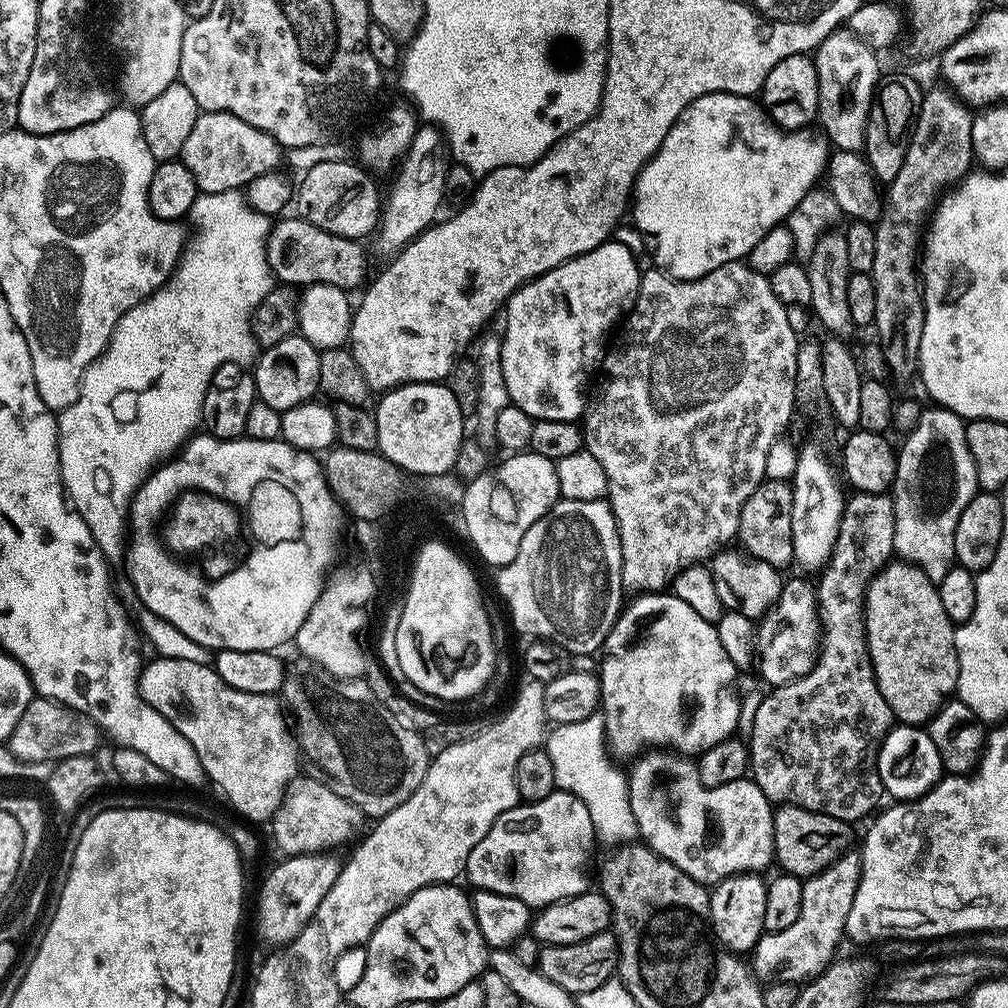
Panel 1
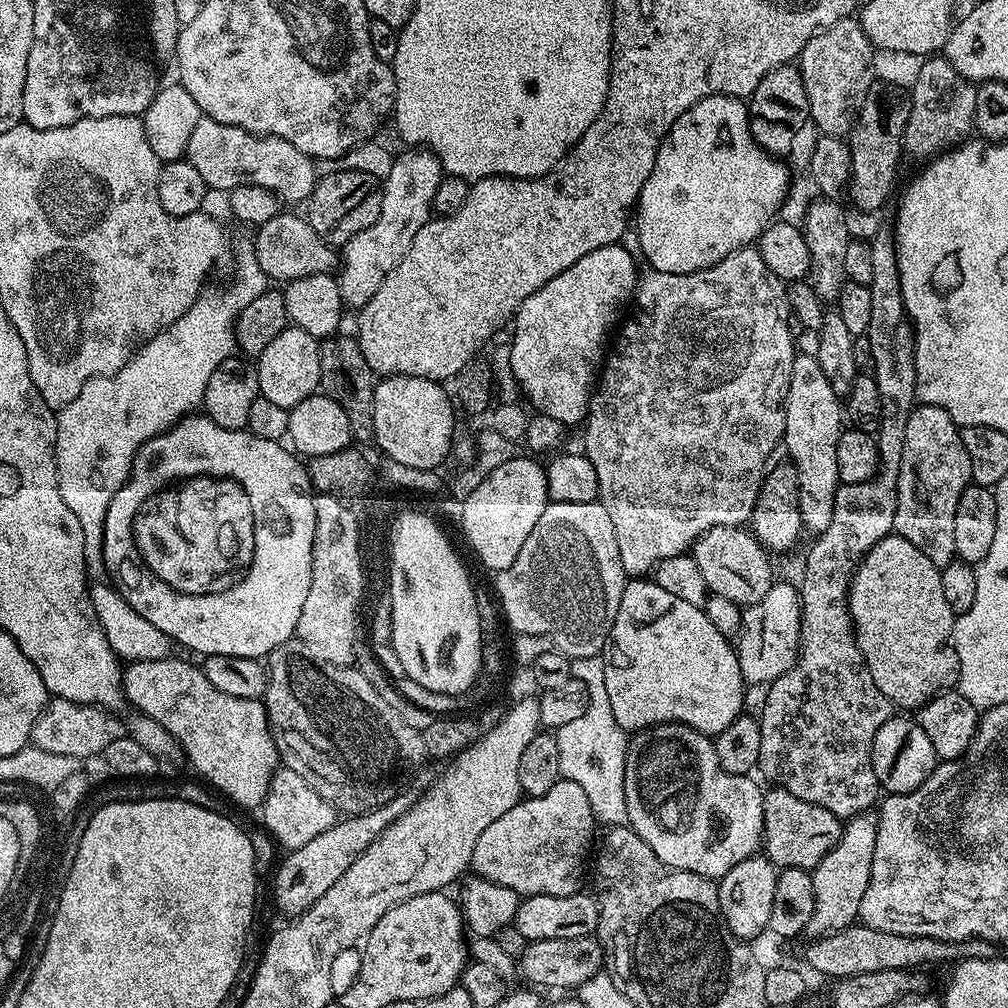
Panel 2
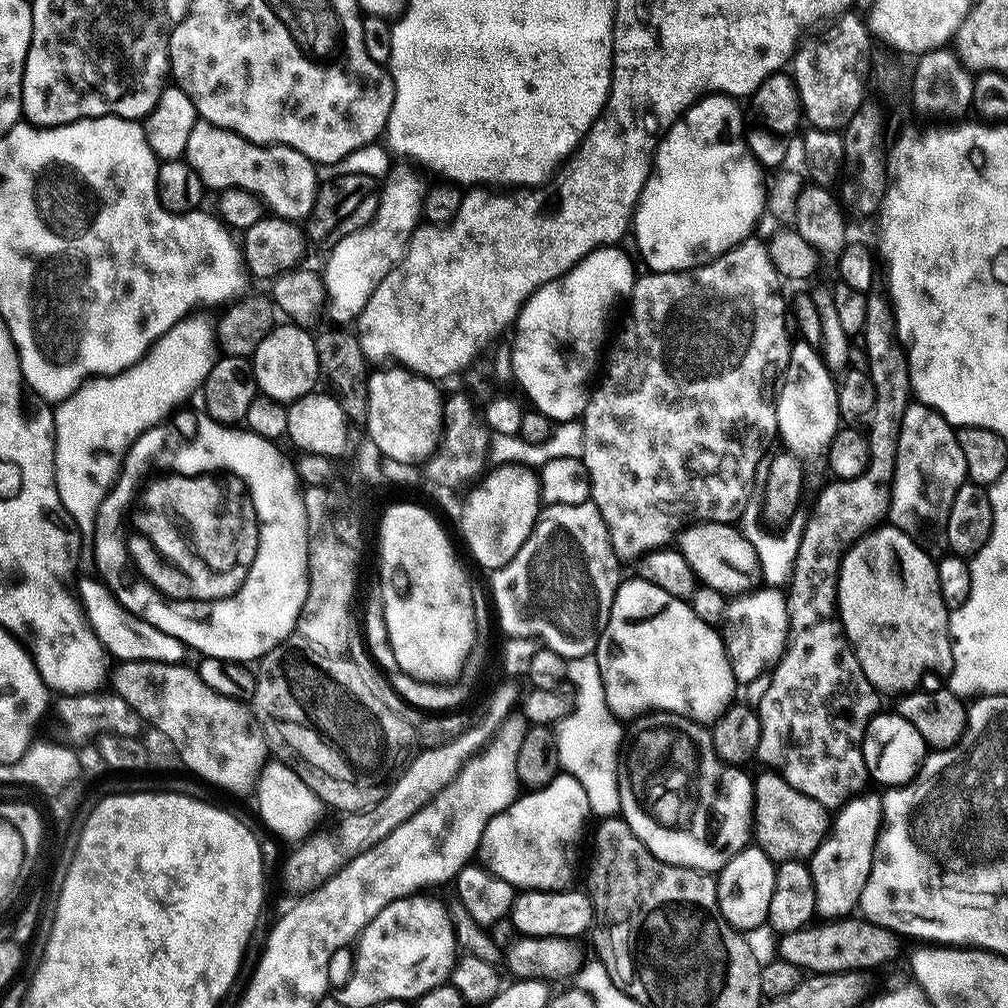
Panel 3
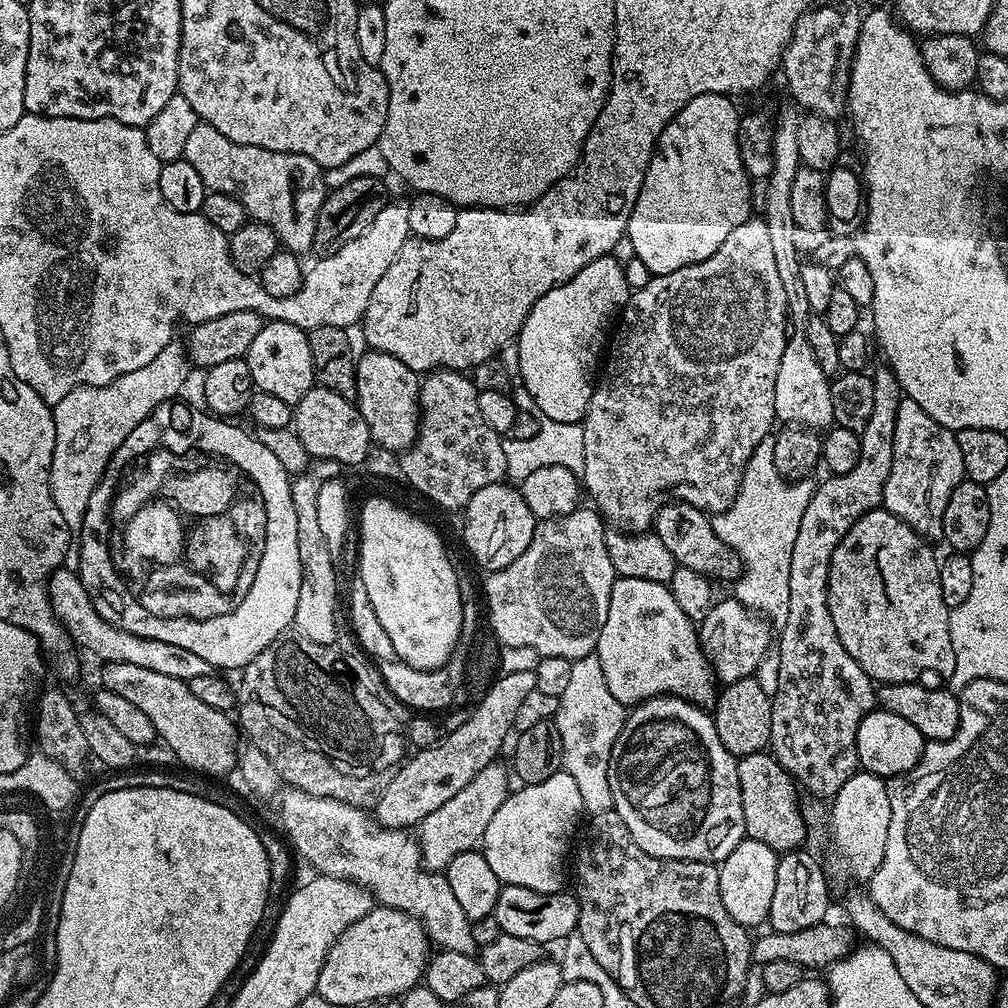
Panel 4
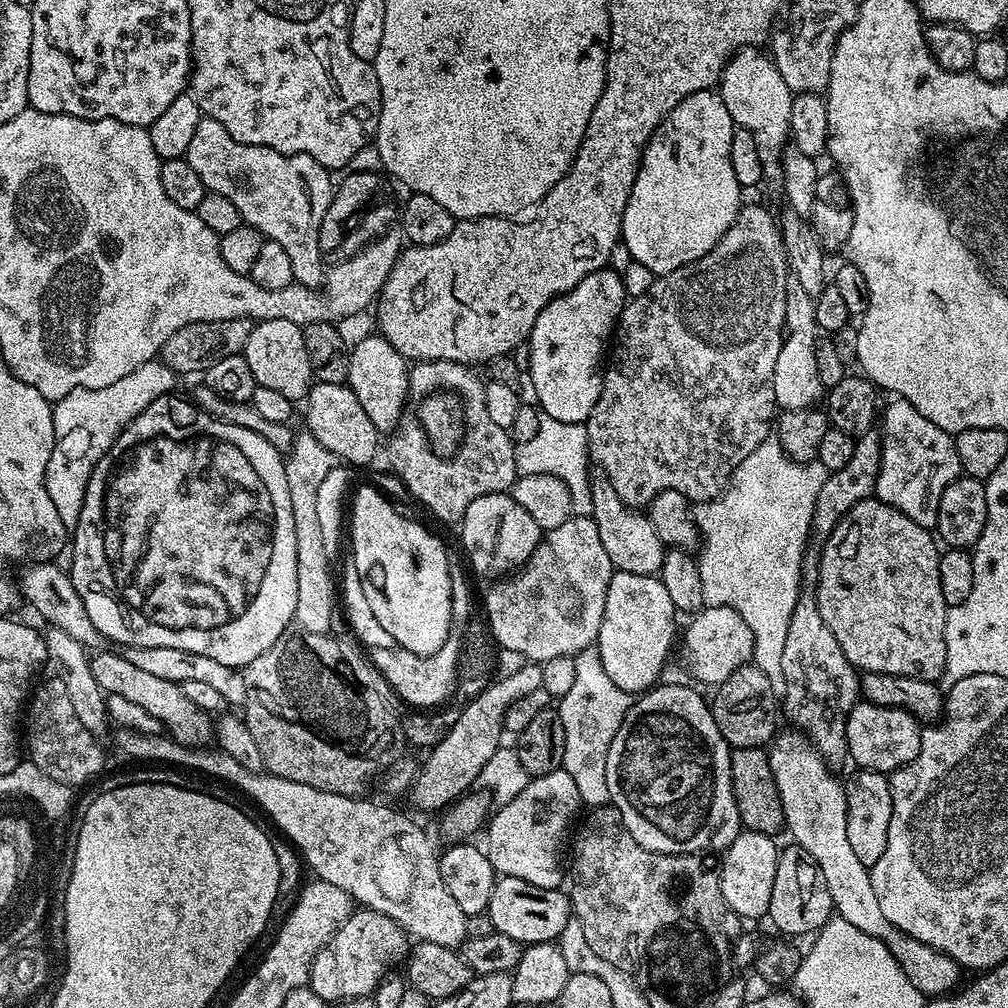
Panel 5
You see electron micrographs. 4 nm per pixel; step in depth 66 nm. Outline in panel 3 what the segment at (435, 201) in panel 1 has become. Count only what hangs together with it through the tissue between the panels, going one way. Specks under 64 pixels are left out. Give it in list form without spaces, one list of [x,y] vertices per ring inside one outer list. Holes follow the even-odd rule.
[[[408,168],[391,169],[390,175],[383,181],[380,189],[380,205],[374,214],[374,218],[365,228],[354,230],[354,234],[346,234],[342,242],[335,244],[327,253],[328,261],[322,267],[322,281],[324,284],[324,295],[326,297],[326,309],[332,315],[331,323],[336,326],[348,326],[357,320],[366,306],[370,302],[370,294],[378,290],[378,282],[394,270],[394,266],[404,257],[404,252],[408,248],[410,238],[422,220],[421,206],[424,201],[426,184],[423,184],[414,173]]]

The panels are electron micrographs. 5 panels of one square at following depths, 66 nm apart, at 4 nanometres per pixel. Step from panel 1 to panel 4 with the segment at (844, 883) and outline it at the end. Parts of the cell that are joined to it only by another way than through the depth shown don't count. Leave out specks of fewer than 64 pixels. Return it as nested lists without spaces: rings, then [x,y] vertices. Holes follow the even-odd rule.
[[[857,770],[853,776],[846,778],[842,790],[838,790],[838,794],[831,797],[830,804],[832,804],[832,836],[836,839],[837,850],[844,855],[854,879],[861,882],[871,880],[878,866],[882,866],[882,854],[886,854],[886,834],[890,834],[890,794],[885,777]]]

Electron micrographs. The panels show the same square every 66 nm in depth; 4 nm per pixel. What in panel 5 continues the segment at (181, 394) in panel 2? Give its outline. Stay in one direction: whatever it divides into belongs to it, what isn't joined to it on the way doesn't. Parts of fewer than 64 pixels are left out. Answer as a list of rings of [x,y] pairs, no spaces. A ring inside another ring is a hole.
[[[159,359],[148,360],[138,366],[138,370],[126,374],[126,378],[118,378],[114,386],[70,390],[70,394],[55,401],[52,417],[56,445],[46,466],[44,481],[50,502],[54,502],[54,507],[58,510],[58,518],[62,518],[69,530],[75,529],[82,514],[82,502],[92,467],[102,458],[102,454],[106,454],[106,450],[110,450],[116,436],[134,417],[142,414],[150,402],[169,395],[175,389],[172,388],[176,384],[175,379],[177,377],[172,369],[167,368]]]

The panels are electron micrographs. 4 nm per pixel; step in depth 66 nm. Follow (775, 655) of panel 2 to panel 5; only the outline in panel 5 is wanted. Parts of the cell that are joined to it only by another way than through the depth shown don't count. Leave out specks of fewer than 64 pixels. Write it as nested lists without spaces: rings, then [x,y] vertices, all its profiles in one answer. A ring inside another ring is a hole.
[[[703,607],[691,617],[688,629],[683,629],[684,664],[688,672],[696,680],[704,684],[717,686],[726,682],[739,667],[752,660],[754,638],[750,634],[750,626],[742,622],[742,618],[733,608]]]

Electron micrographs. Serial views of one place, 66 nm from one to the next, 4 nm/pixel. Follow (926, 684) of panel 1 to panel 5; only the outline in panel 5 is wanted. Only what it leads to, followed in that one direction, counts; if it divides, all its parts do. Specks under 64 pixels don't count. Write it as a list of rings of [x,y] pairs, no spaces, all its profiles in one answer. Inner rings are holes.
[[[875,498],[855,504],[845,516],[841,516],[827,540],[823,541],[821,548],[824,549],[819,549],[818,552],[820,565],[818,566],[818,582],[814,589],[818,602],[818,614],[822,614],[822,622],[826,622],[826,626],[830,626],[830,634],[834,634],[834,638],[838,638],[838,646],[842,646],[842,654],[846,654],[849,662],[861,673],[894,674],[933,682],[939,681],[943,677],[946,670],[944,627],[949,607],[942,598],[942,582],[938,574],[941,549],[936,548],[936,544],[938,545],[937,537],[929,529],[918,526],[918,522],[914,522],[914,518],[906,518],[906,514],[902,514],[902,510]]]

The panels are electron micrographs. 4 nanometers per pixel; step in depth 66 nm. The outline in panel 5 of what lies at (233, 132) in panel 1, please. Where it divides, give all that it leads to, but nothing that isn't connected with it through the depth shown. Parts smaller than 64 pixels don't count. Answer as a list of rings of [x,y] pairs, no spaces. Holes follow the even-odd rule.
[[[207,118],[198,122],[198,130],[194,130],[194,138],[190,141],[186,158],[190,166],[194,166],[198,178],[202,178],[207,191],[222,194],[222,198],[230,198],[230,202],[238,206],[238,214],[247,227],[256,228],[261,237],[278,242],[278,246],[282,246],[282,250],[290,254],[292,279],[295,283],[314,289],[323,285],[326,256],[318,246],[318,230],[322,226],[322,218],[326,218],[326,210],[330,206],[334,191],[328,177],[329,169],[323,168],[317,160],[306,154],[287,156],[266,146],[238,142],[230,138],[230,134],[226,134],[226,126],[222,126],[222,122]]]

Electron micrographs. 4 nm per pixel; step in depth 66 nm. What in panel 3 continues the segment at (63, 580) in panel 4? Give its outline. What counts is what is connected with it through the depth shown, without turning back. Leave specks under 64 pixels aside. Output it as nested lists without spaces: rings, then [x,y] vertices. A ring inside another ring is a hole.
[[[99,579],[96,580],[86,581],[84,589],[81,590],[80,594],[78,592],[78,596],[80,600],[84,599],[82,612],[86,617],[88,628],[95,633],[105,653],[113,661],[141,660],[142,662],[160,662],[162,664],[185,663],[186,649],[182,641],[170,634],[162,634],[162,630],[158,630],[154,626],[137,623],[120,607],[119,599],[115,595],[111,596],[108,593],[111,591]]]

